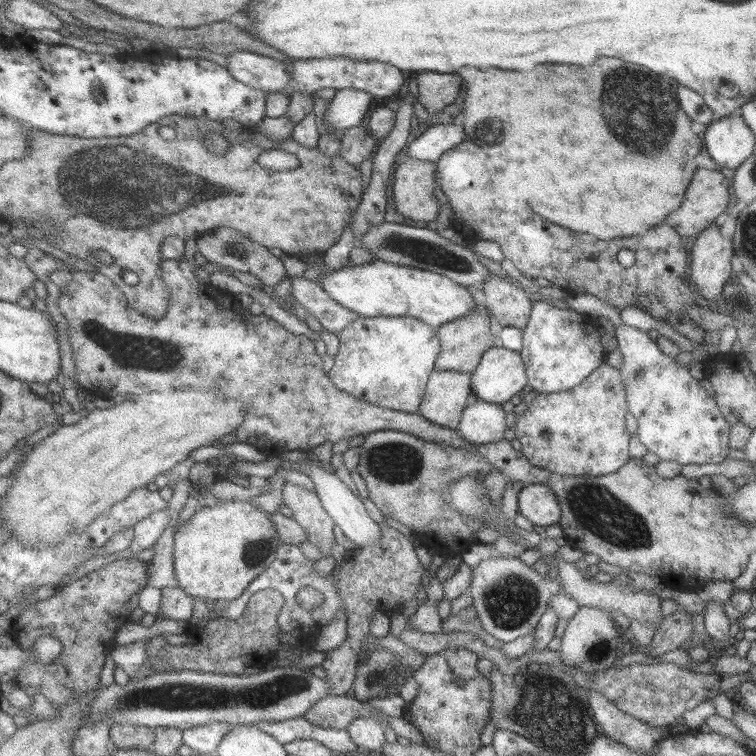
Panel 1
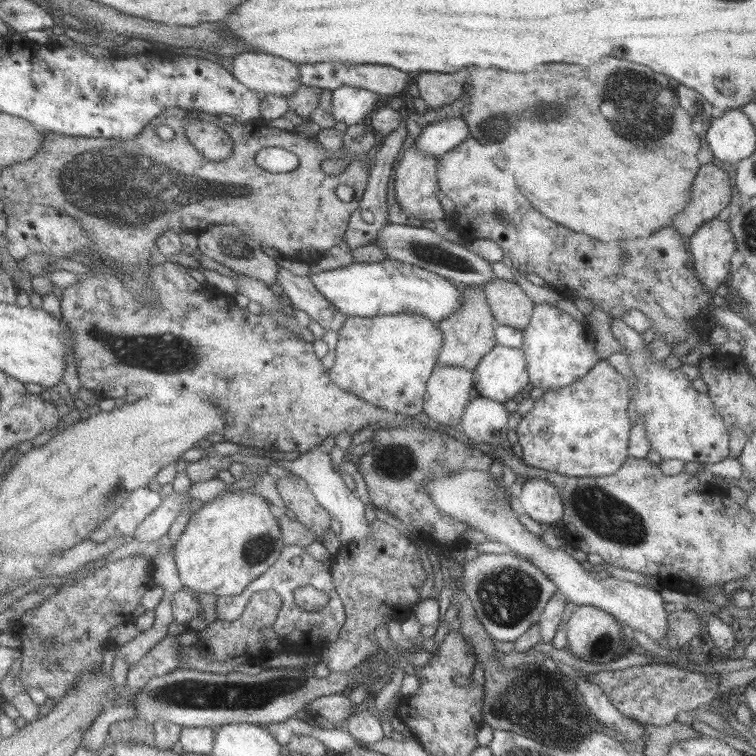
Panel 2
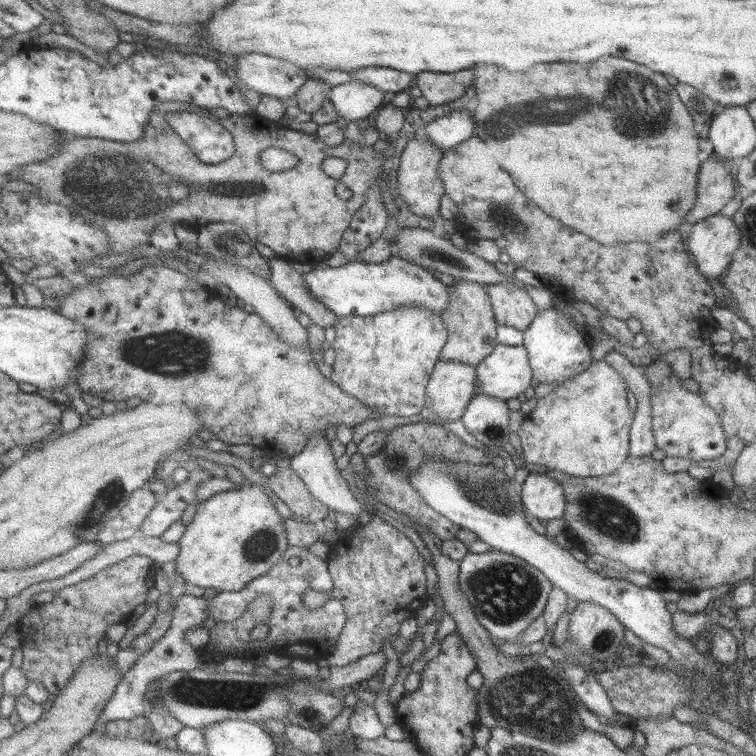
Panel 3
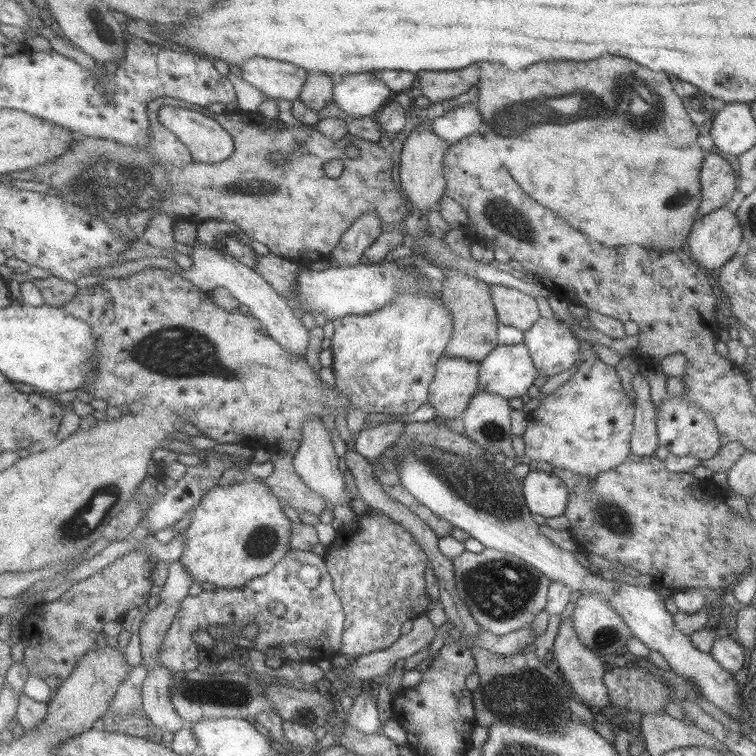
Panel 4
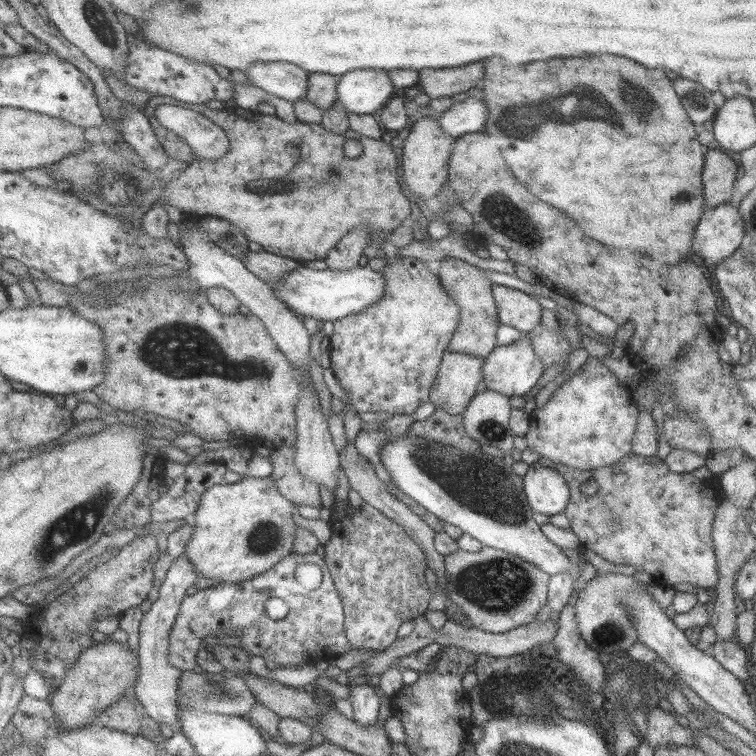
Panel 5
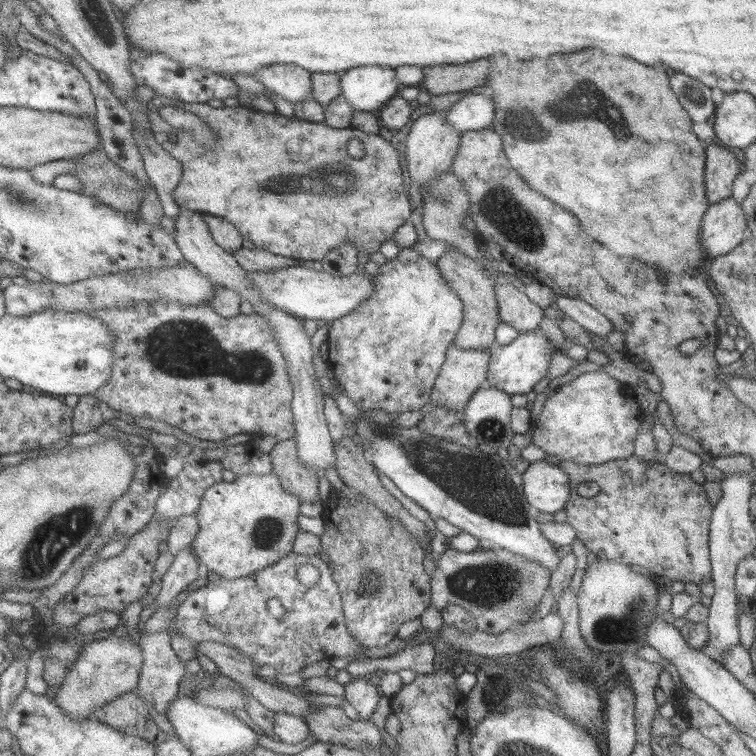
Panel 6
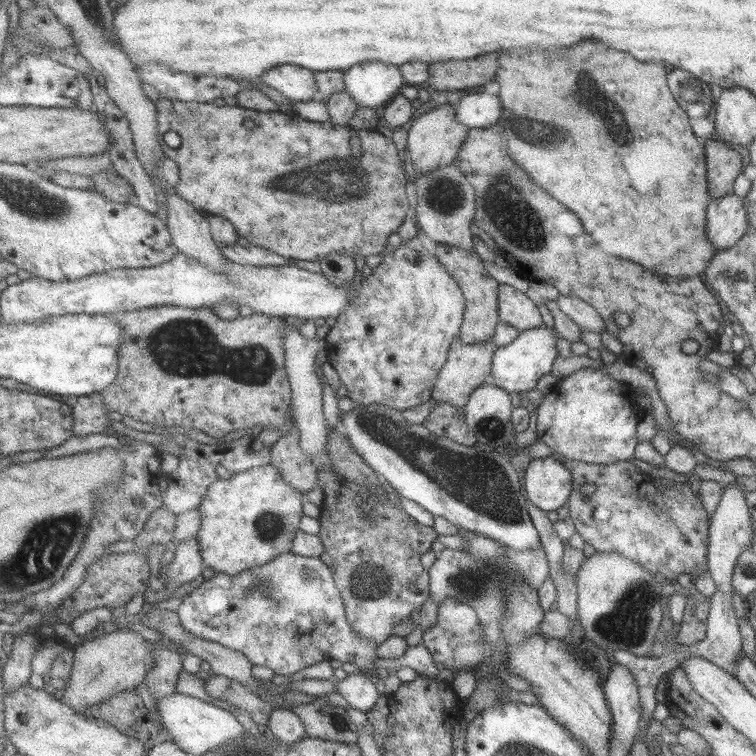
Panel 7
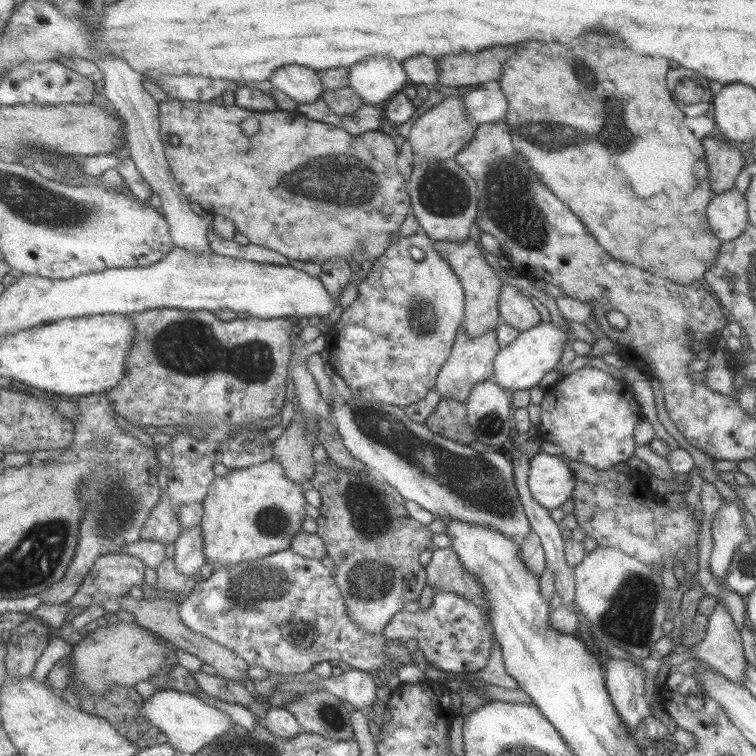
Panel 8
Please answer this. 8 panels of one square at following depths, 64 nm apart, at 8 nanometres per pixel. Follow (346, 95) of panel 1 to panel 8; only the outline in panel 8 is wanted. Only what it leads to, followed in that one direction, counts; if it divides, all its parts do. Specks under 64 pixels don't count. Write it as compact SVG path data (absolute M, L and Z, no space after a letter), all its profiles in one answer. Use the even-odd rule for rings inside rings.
M373 56L350 68L351 86L367 105L377 105L393 98L411 84L404 62L385 56Z

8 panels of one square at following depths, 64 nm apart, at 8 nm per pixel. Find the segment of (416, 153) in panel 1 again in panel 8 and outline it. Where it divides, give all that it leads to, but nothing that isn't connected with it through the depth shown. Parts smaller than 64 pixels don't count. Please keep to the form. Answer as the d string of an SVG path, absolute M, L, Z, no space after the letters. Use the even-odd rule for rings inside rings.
M499 83L469 91L465 100L468 113L479 124L500 121L506 115L508 100Z

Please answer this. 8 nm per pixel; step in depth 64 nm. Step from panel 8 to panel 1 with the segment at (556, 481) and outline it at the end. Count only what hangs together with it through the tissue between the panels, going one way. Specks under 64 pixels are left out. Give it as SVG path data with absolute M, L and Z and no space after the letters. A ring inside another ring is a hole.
M544 484L522 485L517 495L518 509L538 530L560 522L560 502Z

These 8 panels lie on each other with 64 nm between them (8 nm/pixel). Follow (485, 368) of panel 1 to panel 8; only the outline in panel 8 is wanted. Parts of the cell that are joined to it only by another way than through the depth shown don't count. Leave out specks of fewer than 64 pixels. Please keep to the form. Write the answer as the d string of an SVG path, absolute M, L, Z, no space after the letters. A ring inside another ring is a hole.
M543 322L528 330L519 331L513 342L500 347L500 351L494 359L493 381L508 393L533 388L546 372L556 368L565 344L572 341L573 338L569 338L561 328L553 326L551 322Z

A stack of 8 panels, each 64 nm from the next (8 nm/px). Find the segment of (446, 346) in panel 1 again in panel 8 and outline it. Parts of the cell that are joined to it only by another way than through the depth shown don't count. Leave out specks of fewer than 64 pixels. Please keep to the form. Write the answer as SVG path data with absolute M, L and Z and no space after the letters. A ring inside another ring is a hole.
M467 239L466 241L436 241L434 248L441 256L451 264L451 268L455 270L459 280L462 281L463 288L466 292L466 318L464 321L465 332L469 338L479 338L485 332L491 332L498 327L497 322L497 298L499 298L499 288L501 288L501 280L497 278L497 274L493 272L491 266L487 266L485 258L483 258L484 250L479 248L479 243L475 240Z

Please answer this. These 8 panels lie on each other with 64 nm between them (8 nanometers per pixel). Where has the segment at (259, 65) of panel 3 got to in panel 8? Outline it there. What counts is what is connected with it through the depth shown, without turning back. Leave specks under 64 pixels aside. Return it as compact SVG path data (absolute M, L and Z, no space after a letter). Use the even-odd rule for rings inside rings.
M286 65L275 71L274 76L269 80L279 93L285 93L289 98L292 97L297 104L313 104L323 98L326 86L322 81L322 76L314 68L303 65Z

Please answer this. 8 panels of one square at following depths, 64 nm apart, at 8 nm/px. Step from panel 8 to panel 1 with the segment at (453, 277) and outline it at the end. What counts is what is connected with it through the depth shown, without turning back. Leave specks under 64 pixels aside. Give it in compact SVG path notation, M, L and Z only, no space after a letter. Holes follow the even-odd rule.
M411 316L361 317L339 335L339 349L329 371L331 380L344 392L394 411L420 413L430 374L436 369L442 351L438 330Z

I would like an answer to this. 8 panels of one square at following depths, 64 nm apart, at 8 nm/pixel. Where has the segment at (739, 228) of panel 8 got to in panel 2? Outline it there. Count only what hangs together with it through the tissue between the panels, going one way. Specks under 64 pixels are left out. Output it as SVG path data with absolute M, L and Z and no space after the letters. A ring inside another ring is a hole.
M717 217L712 218L697 226L688 237L687 246L699 284L703 284L704 292L715 296L717 286L729 278L729 259L736 250L730 225Z

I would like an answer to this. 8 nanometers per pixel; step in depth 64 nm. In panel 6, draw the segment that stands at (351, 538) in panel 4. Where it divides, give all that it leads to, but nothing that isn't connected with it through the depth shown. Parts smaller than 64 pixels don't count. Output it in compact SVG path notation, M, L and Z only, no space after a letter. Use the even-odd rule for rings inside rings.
M331 489L321 515L326 521L323 552L328 555L337 585L342 592L346 621L352 632L367 648L389 644L402 625L425 612L432 604L432 577L429 578L423 560L428 554L419 538L413 536L399 517L390 515L373 501L357 494L351 499L343 490Z

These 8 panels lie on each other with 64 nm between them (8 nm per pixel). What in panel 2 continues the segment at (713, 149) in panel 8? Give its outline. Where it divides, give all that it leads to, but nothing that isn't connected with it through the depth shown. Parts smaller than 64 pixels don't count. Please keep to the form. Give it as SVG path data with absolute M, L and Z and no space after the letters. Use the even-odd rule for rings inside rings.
M708 157L702 158L701 165L691 185L690 201L687 208L674 216L671 226L677 229L683 238L690 237L697 226L717 217L718 212L721 212L728 205L730 198L731 180L727 175L727 168Z

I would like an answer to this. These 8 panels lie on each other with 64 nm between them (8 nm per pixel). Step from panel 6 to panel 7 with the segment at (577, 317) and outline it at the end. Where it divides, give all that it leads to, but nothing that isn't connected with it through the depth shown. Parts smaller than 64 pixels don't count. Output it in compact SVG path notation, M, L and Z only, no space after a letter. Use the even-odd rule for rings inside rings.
M559 295L555 302L559 310L561 310L569 320L575 322L577 327L591 333L595 332L600 334L604 332L605 323L601 321L601 317L597 315L595 309L583 302L583 300Z

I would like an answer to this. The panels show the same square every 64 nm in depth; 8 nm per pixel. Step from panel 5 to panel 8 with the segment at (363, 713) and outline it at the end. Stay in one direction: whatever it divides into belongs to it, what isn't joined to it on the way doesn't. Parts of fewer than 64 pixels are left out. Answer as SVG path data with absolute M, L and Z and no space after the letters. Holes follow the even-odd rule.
M351 668L329 680L329 690L334 696L347 701L356 709L365 710L377 698L381 676L361 669Z

